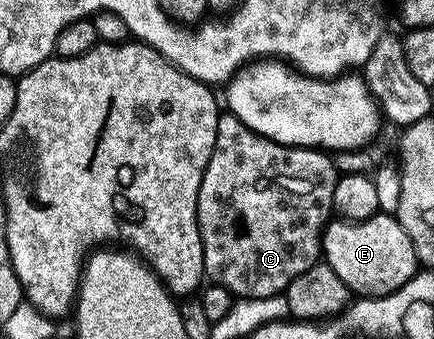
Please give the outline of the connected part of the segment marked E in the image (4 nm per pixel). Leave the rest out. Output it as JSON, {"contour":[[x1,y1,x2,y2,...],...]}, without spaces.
{"contour":[[377,213,359,221,329,222,324,229,322,259,356,297,389,295,418,274,414,245,392,213]]}

